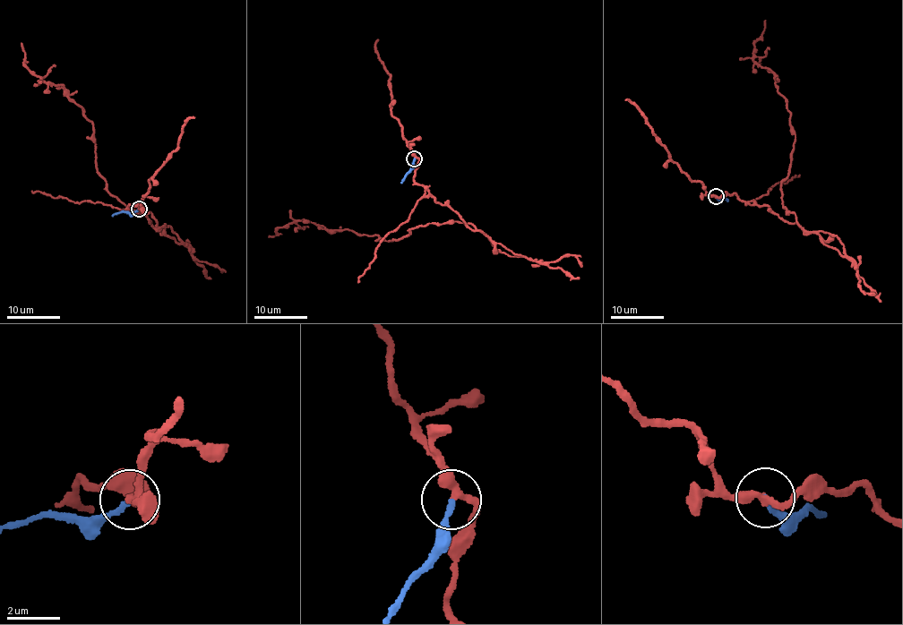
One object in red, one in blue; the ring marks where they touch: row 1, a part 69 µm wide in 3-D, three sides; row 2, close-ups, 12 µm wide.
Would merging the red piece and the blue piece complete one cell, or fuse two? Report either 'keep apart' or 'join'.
keep apart

